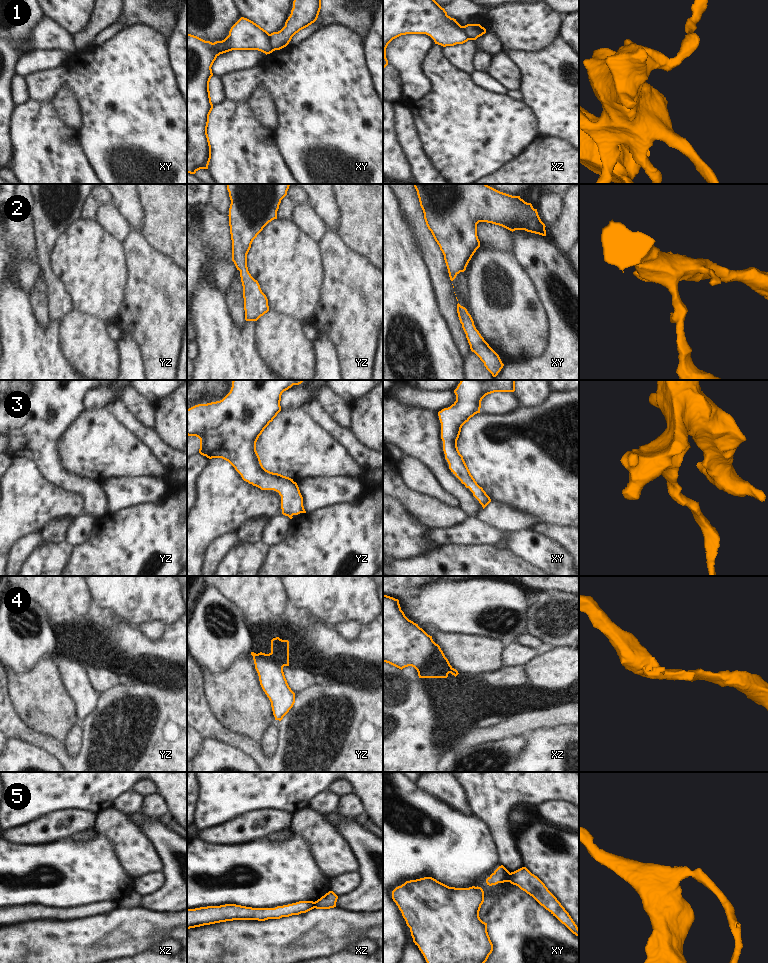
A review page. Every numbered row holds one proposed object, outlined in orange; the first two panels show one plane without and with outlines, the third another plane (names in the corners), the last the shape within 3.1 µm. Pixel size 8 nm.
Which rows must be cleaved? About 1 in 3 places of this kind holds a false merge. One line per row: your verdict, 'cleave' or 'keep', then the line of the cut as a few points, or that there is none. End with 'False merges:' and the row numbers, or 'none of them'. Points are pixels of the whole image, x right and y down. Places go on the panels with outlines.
1: cleave | xy (268, 34), (270, 46), (273, 50)
2: keep | no cut
3: keep | no cut
4: keep | no cut
5: cleave | xy (510, 873), (508, 881)
False merges: 1, 5

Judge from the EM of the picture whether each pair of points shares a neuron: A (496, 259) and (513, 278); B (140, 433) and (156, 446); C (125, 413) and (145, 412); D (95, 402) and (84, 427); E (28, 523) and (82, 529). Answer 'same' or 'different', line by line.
A: same
B: same
C: different
D: different
E: different

